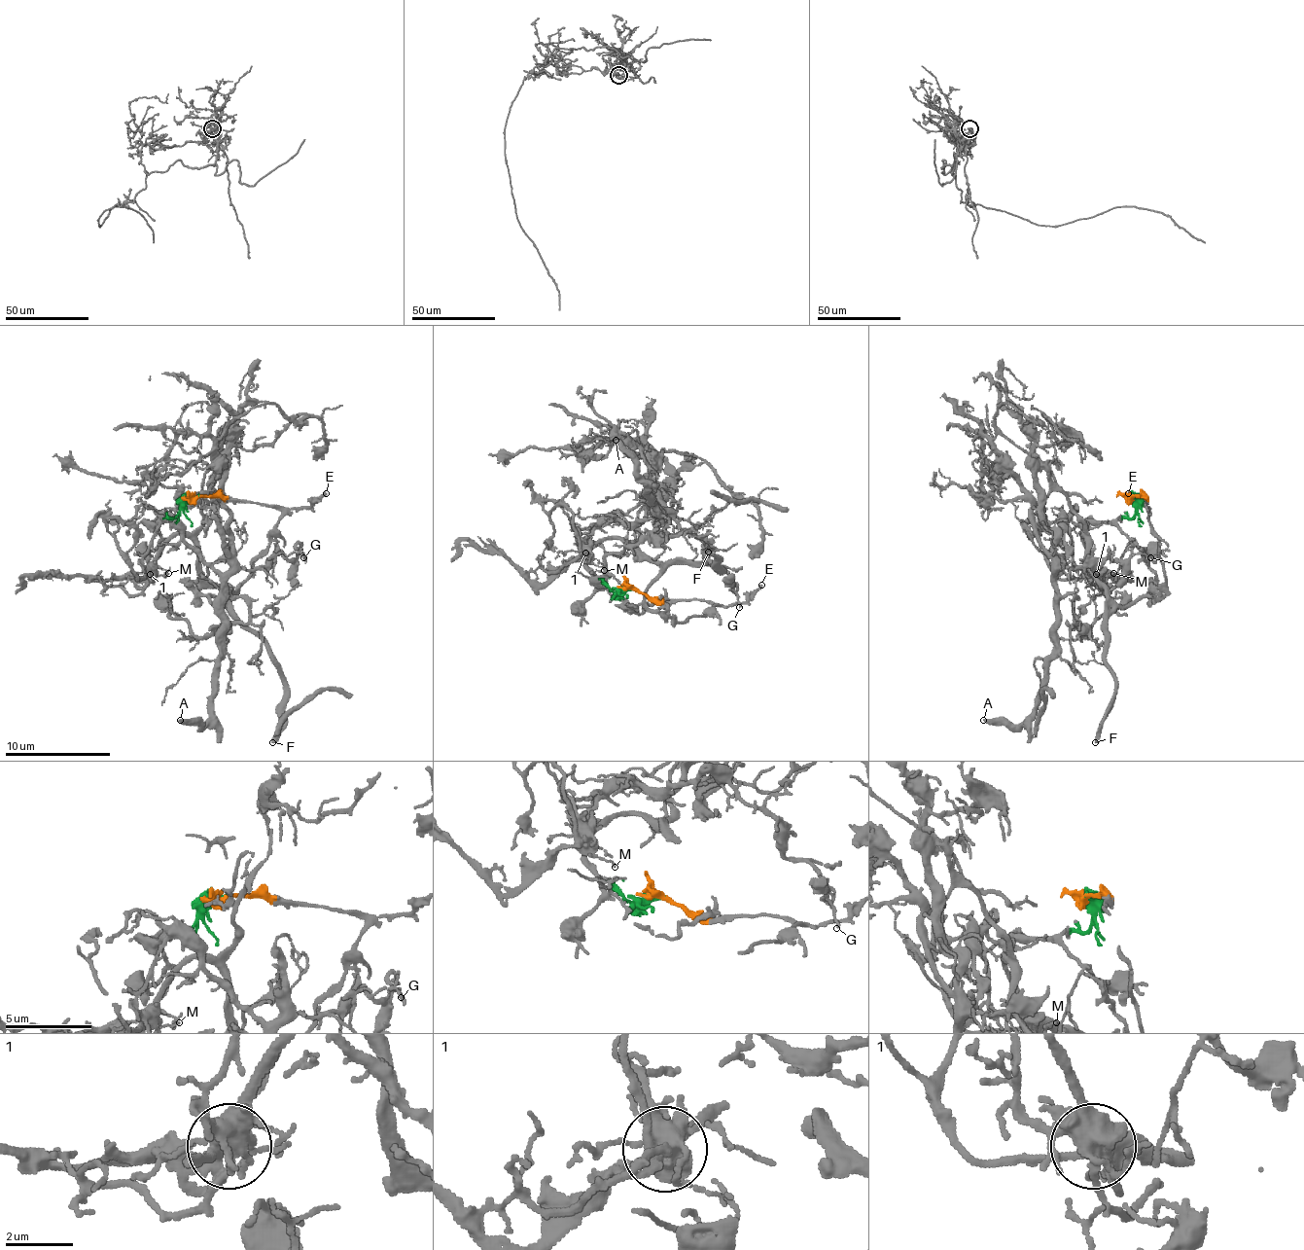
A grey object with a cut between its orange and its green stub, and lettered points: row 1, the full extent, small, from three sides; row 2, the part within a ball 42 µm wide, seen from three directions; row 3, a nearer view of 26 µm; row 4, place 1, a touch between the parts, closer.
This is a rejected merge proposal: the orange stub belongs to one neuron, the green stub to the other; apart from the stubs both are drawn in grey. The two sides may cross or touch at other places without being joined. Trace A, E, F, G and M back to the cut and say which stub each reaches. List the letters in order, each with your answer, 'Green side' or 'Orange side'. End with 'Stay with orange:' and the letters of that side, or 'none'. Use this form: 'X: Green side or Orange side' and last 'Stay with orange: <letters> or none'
A: Green side
E: Orange side
F: Orange side
G: Green side
M: Green side
Stay with orange: E, F

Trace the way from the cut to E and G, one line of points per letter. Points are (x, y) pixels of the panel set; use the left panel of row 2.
E: (190, 498), (308, 508), (327, 492)
G: (190, 498), (171, 518), (148, 521), (171, 524), (224, 574), (261, 569), (274, 555), (303, 558)

